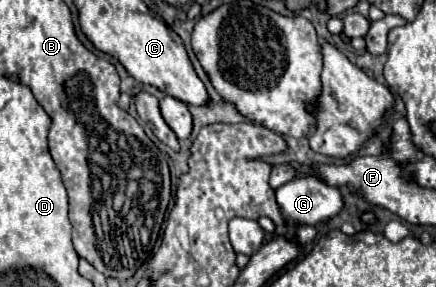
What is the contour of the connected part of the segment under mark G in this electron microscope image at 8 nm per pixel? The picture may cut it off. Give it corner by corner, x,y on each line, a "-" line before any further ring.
296,179
288,181
276,189
276,203
288,227
328,221
344,207
340,191
336,187
320,187
316,179
300,179
300,183

